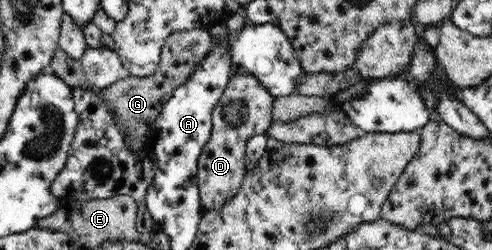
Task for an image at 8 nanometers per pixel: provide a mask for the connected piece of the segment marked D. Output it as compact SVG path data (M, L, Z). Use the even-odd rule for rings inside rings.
M232 74L230 76L229 82L219 102L214 104L211 113L211 134L198 160L196 177L198 180L197 184L202 214L207 214L207 212L211 212L211 210L219 212L219 210L239 192L239 188L241 188L241 184L243 184L244 174L246 173L244 158L246 157L245 150L247 144L249 144L249 140L251 140L253 136L259 136L259 134L265 135L266 130L275 123L272 117L273 103L274 97L263 88L263 85L254 76L250 74L245 76L242 74Z

